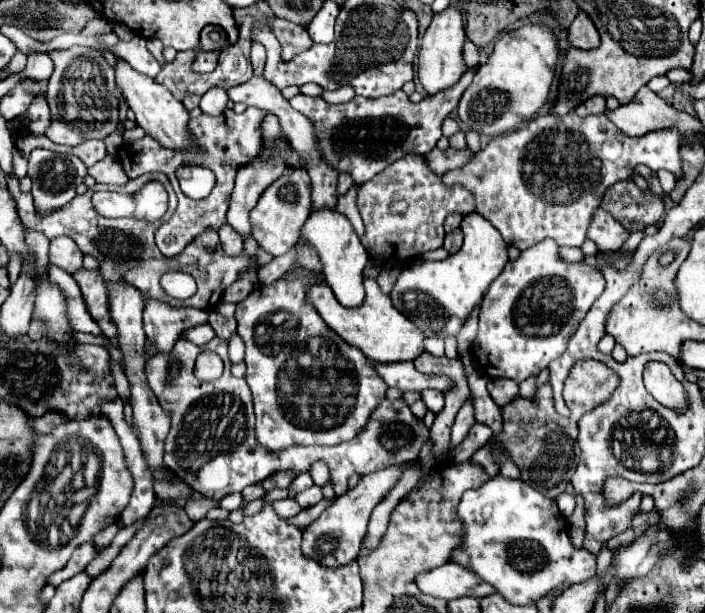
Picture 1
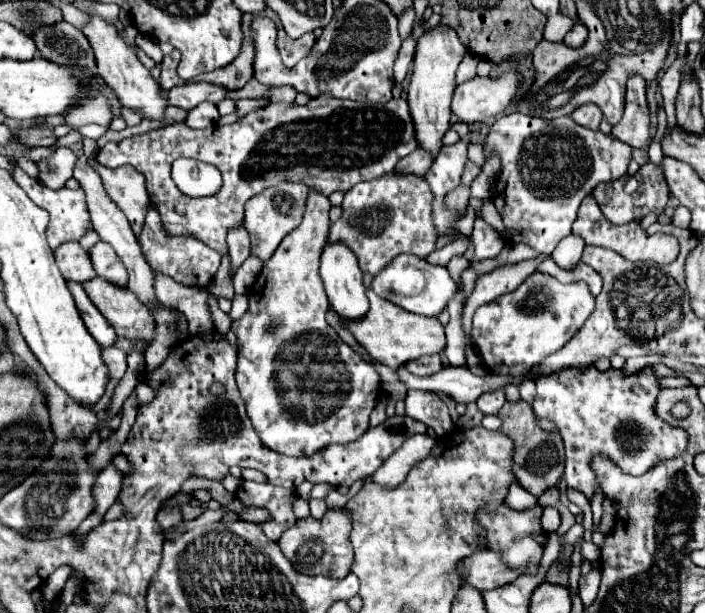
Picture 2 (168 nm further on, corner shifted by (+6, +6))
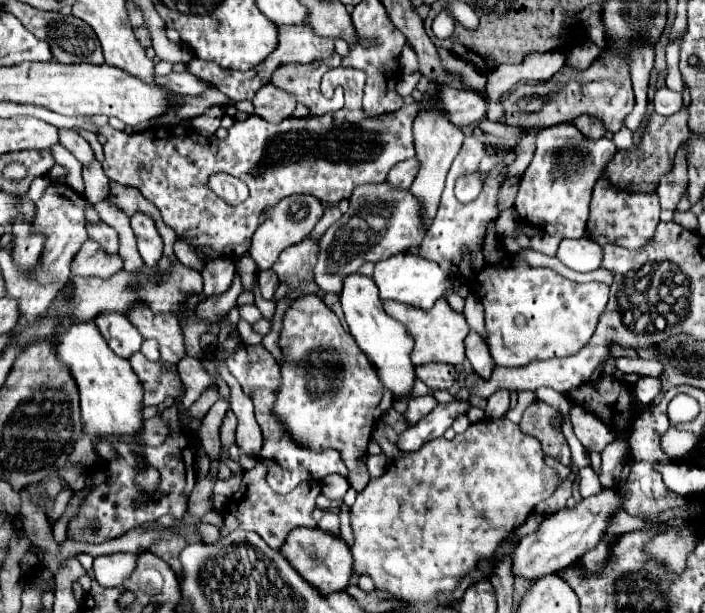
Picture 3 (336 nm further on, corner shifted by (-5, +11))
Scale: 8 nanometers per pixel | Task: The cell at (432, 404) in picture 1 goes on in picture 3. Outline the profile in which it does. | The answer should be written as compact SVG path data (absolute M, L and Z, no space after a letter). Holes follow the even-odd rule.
M433 394L427 396L419 396L419 398L411 398L409 400L409 410L407 410L407 420L409 424L415 424L415 420L421 420L423 416L427 416L439 402L435 400Z

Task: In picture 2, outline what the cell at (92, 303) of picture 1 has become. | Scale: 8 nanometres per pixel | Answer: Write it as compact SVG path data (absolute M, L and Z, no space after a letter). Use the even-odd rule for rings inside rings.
M102 277L84 283L84 289L98 311L116 329L118 337L130 341L142 339L146 345L150 345L154 337L152 315L148 309L144 309L144 305L140 305L140 301L136 301L136 293L130 289L120 289Z

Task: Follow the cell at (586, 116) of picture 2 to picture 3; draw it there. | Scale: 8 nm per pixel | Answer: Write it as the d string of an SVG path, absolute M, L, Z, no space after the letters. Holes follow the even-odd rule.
M589 114L579 116L579 118L575 120L575 126L579 126L579 130L585 132L587 136L591 136L591 138L599 138L599 136L605 134L605 124L603 124L599 118L589 116Z

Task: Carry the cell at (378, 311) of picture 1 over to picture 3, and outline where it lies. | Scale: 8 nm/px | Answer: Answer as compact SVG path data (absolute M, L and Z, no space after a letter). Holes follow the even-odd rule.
M387 300L383 302L383 308L387 310L387 314L391 318L395 318L397 322L405 324L407 332L411 334L411 338L415 340L415 348L411 352L411 362L415 366L419 364L429 364L429 362L445 362L445 364L453 364L453 366L461 366L465 362L465 348L463 348L463 340L469 334L469 326L465 322L463 314L457 314L449 308L447 300L439 300L439 304L435 304L431 310L423 312L421 308L411 308L407 304L399 304L395 300Z

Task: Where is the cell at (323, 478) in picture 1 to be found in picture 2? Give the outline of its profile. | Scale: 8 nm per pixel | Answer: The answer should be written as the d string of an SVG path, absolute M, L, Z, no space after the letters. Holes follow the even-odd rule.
M332 489L326 497L326 503L330 509L342 509L346 505L346 501L348 501L348 495L340 495L336 489Z

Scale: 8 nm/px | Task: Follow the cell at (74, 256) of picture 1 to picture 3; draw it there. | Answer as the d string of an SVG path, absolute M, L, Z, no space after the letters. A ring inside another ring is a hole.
M87 240L83 248L75 254L71 262L73 276L97 276L97 278L111 278L123 266L119 256L111 256L103 252L103 248L95 240Z

